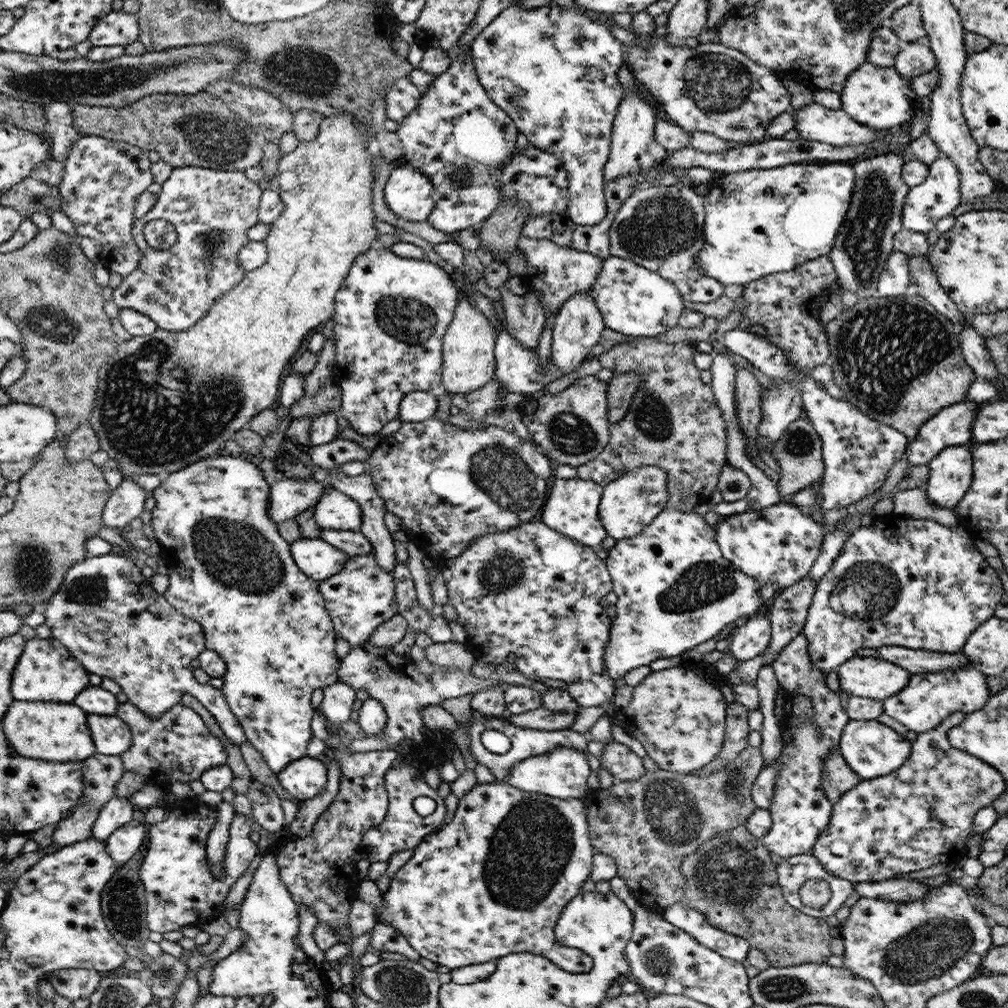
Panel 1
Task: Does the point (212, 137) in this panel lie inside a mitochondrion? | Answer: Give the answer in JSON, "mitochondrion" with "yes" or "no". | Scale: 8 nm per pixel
{"mitochondrion":"yes"}

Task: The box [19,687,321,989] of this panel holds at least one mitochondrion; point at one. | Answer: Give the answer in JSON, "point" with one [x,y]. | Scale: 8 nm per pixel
{"point":[128,927]}

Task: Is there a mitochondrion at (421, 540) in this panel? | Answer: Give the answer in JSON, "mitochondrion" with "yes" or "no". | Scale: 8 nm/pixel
{"mitochondrion":"no"}

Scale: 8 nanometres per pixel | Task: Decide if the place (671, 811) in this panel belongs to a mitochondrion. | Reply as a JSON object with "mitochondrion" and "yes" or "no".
{"mitochondrion":"yes"}

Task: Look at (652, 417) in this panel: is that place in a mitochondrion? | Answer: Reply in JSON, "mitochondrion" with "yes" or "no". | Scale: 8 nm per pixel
{"mitochondrion":"yes"}

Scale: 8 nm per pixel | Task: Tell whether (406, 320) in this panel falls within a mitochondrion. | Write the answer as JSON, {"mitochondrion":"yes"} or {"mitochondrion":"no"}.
{"mitochondrion":"yes"}

